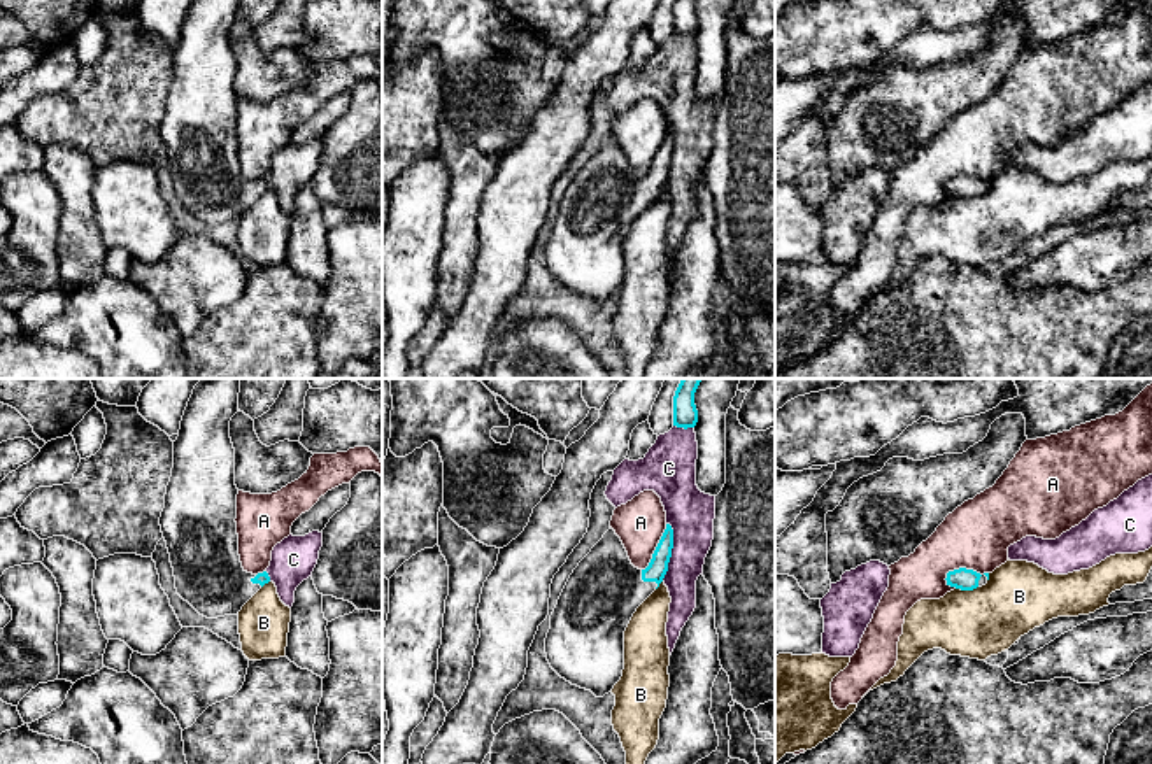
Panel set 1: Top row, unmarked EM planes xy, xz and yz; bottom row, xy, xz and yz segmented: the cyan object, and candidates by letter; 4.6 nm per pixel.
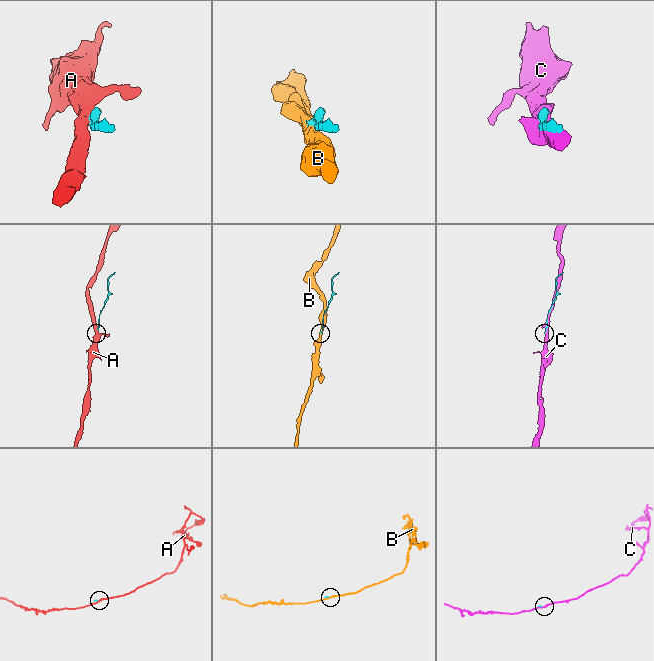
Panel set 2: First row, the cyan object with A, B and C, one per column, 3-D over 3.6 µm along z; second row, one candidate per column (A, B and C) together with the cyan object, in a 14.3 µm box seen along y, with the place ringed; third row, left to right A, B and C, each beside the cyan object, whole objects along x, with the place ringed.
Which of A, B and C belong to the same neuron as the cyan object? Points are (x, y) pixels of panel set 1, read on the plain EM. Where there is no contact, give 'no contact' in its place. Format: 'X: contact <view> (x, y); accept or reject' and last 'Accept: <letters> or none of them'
A: contact yz (965, 176); reject
B: contact yz (967, 197); reject
C: contact xz (670, 160); reject
Accept: none of them

